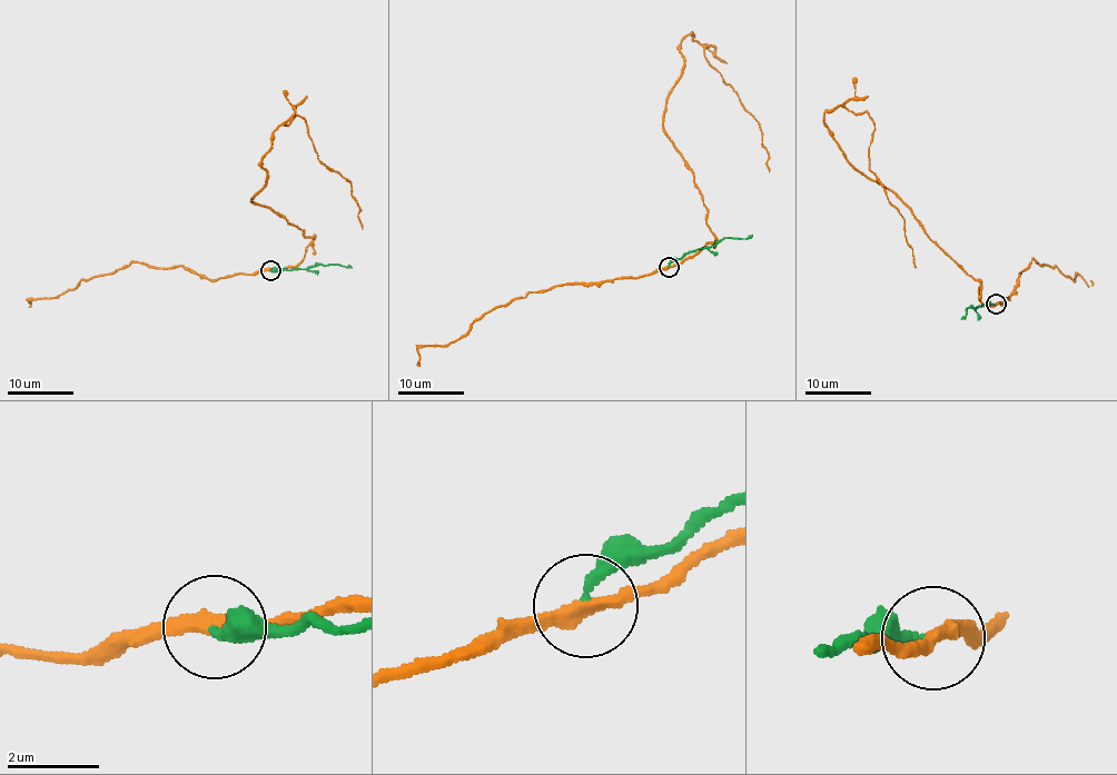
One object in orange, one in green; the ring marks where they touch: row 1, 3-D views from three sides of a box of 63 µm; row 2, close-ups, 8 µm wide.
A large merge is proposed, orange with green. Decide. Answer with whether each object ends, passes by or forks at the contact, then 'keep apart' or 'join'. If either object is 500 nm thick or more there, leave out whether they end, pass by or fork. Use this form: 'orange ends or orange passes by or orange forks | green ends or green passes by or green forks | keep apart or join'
orange passes by | green ends | keep apart

